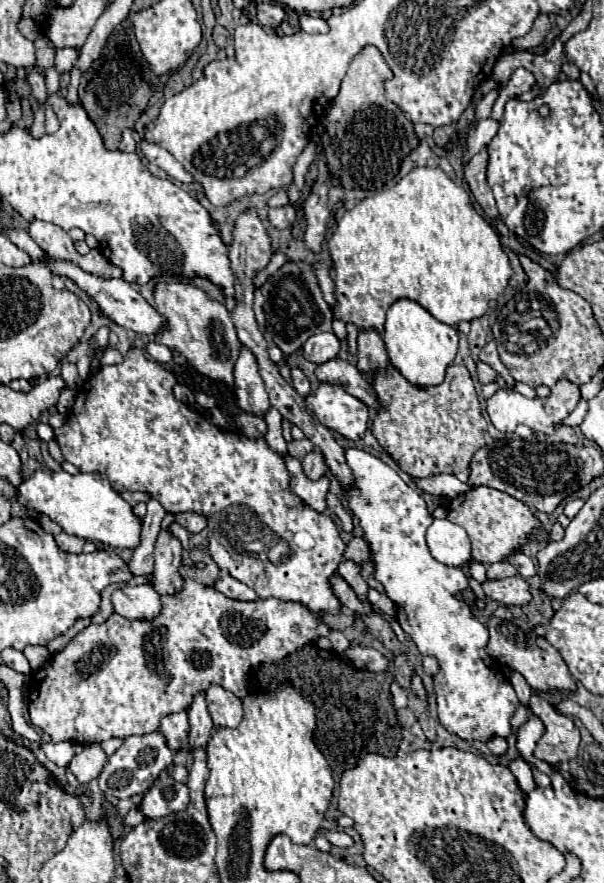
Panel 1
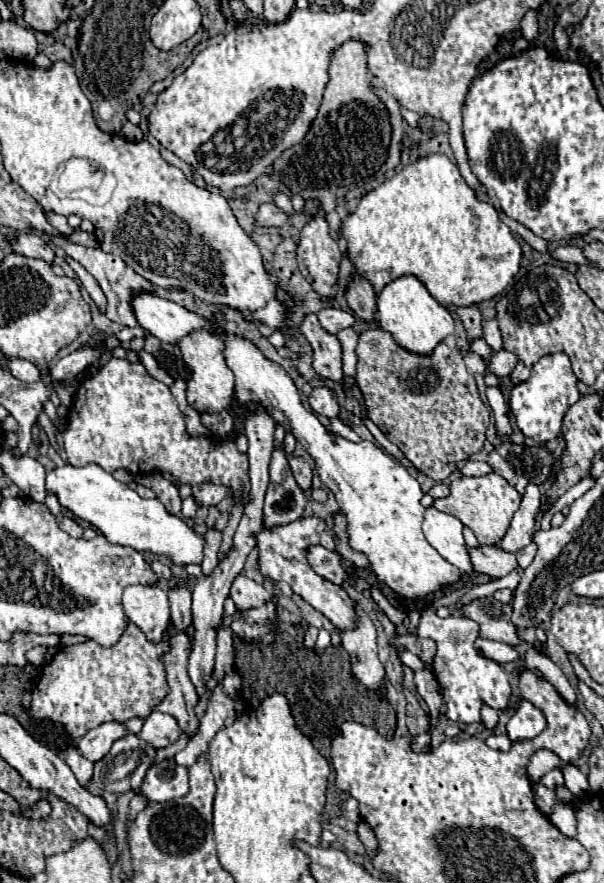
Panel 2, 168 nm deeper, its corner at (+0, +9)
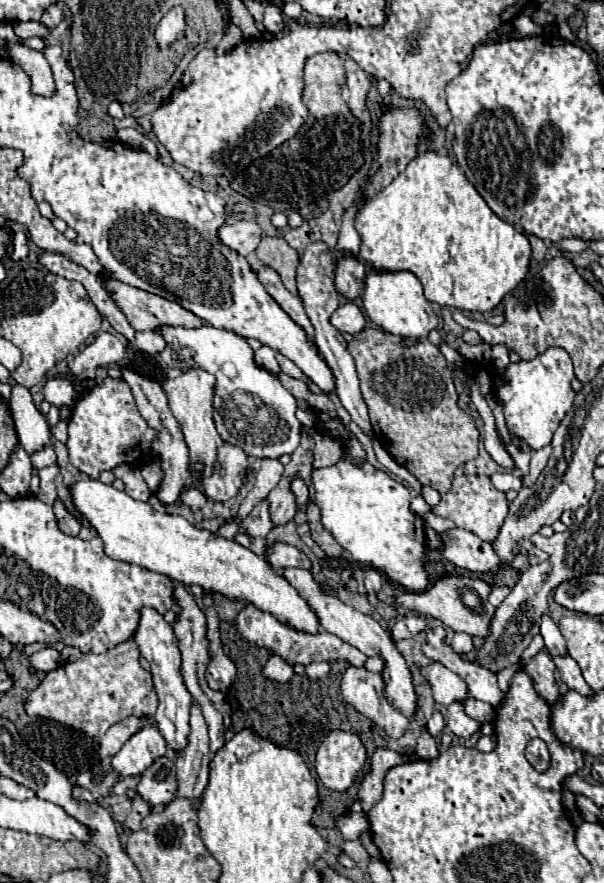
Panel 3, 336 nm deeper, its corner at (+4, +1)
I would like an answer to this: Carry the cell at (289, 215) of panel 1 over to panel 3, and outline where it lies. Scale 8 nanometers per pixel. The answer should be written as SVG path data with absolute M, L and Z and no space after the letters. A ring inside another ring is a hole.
M241 220L235 224L225 224L219 228L219 240L231 250L239 252L241 256L247 256L257 248L261 240L261 228L255 220Z

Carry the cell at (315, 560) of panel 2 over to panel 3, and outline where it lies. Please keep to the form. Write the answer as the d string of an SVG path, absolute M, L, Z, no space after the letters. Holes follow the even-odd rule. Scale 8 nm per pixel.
M275 542L271 544L271 548L265 550L265 560L269 564L273 564L275 568L305 568L305 570L311 570L311 562L307 560L307 556L303 552L299 552L297 548L289 546L289 544L283 544L283 542Z

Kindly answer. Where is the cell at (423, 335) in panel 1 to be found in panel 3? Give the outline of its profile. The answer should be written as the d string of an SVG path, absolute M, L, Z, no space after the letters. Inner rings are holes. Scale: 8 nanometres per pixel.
M369 270L365 280L363 280L363 306L367 316L379 324L385 332L389 334L397 334L405 338L405 344L415 344L419 338L427 338L427 334L437 328L439 320L429 304L429 300L423 296L423 288L421 282L417 280L415 274L407 272L407 270L399 270L399 272L389 272L389 270Z

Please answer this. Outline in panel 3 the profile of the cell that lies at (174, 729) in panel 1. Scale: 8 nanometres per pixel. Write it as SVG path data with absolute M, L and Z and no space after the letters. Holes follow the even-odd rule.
M149 724L125 742L125 746L111 758L111 766L117 772L117 778L125 780L129 776L139 776L153 764L155 758L165 754L165 738L159 734L155 724Z

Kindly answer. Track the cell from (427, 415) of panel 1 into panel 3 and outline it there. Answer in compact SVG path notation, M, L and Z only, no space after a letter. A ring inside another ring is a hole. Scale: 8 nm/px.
M381 328L361 330L353 336L347 348L355 360L357 376L361 382L361 394L369 408L371 424L383 448L395 458L395 462L405 466L423 486L431 486L439 494L447 494L447 490L451 490L451 480L457 466L477 456L479 432L475 428L475 420L457 406L453 374L445 362L445 356L427 338L419 338L413 346L405 346L403 338L387 334Z

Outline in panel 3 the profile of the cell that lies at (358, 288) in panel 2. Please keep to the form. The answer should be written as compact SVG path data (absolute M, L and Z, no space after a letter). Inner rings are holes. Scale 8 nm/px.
M341 254L335 268L335 286L347 300L355 300L357 296L361 296L365 274L365 262L359 262L359 258L353 254Z

